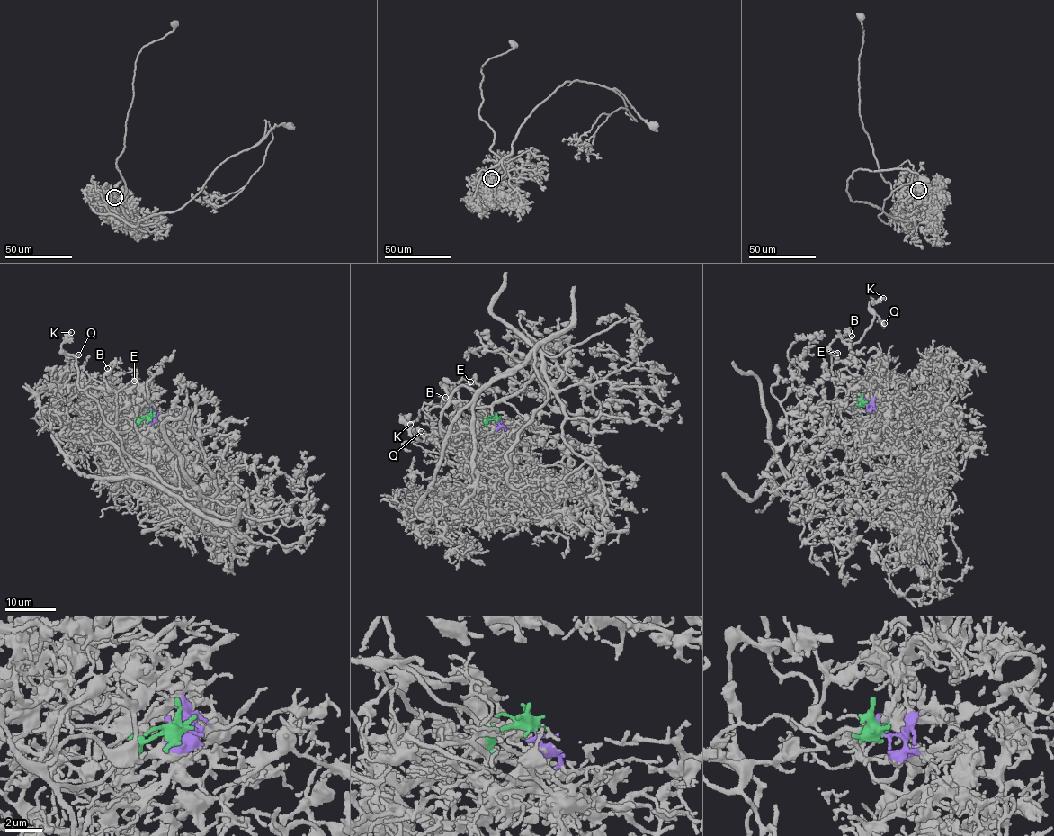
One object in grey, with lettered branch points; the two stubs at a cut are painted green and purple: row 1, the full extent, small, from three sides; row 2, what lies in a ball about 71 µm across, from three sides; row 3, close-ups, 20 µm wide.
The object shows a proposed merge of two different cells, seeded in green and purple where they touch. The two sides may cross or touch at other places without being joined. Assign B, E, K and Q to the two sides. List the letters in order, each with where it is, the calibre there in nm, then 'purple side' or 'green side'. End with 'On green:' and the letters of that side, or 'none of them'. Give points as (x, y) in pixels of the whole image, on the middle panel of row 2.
B: at (445, 397); 90 nm thick; green side
E: at (470, 382); 120 nm thick; green side
K: at (410, 424); 280 nm thick; green side
Q: at (421, 431); 240 nm thick; green side
On green: B, E, K, Q

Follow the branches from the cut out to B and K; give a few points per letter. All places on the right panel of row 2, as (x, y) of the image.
B: (864, 401), (850, 405), (843, 402), (836, 392), (830, 345), (835, 337), (843, 341), (852, 336)
K: (864, 401), (843, 402), (835, 386), (853, 354), (851, 348), (872, 319), (869, 306), (884, 298)

